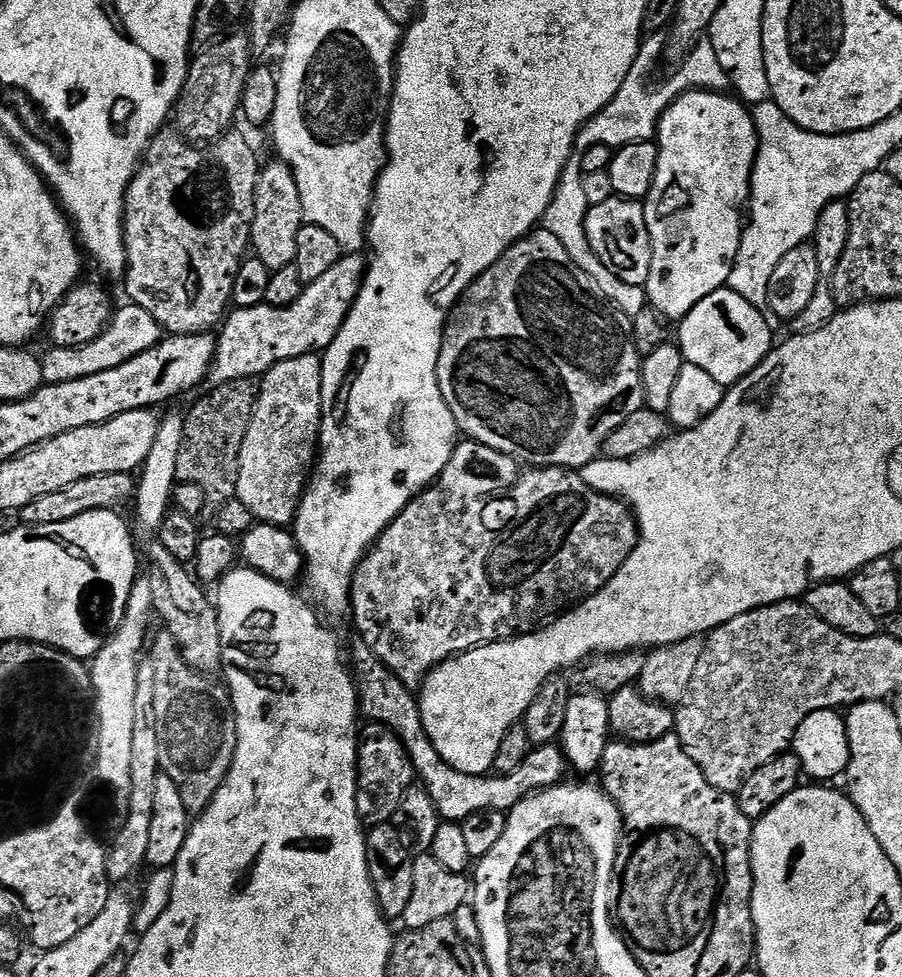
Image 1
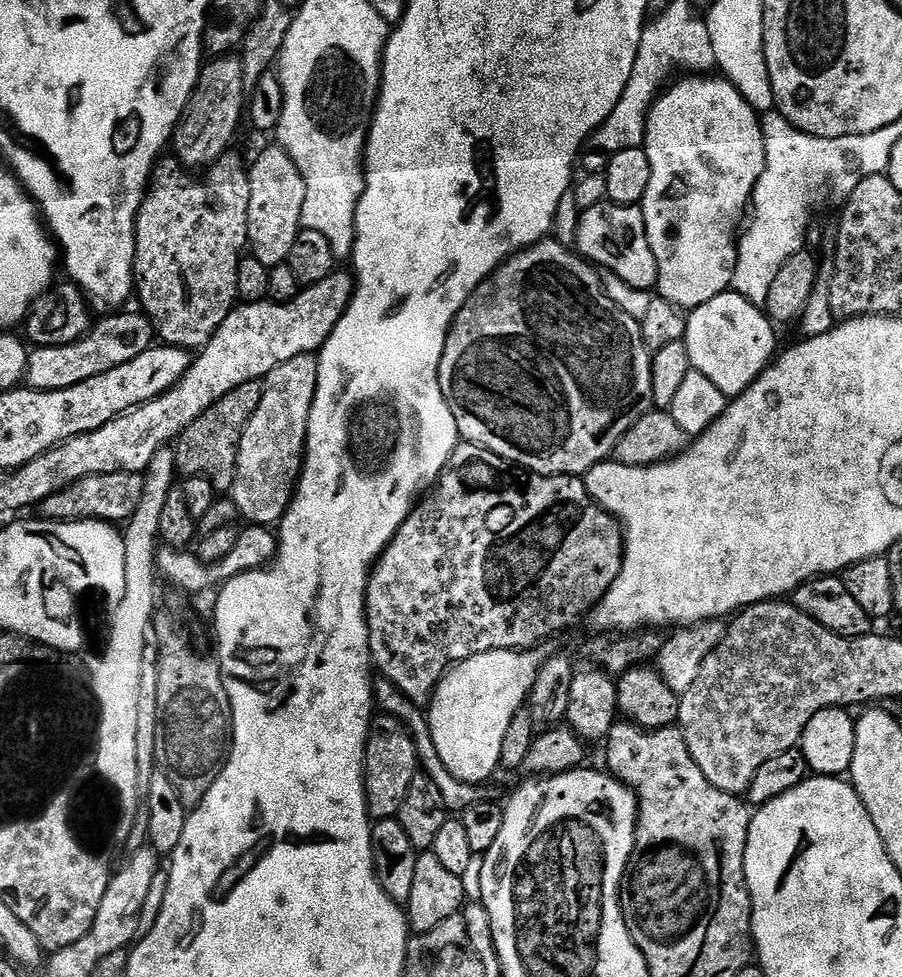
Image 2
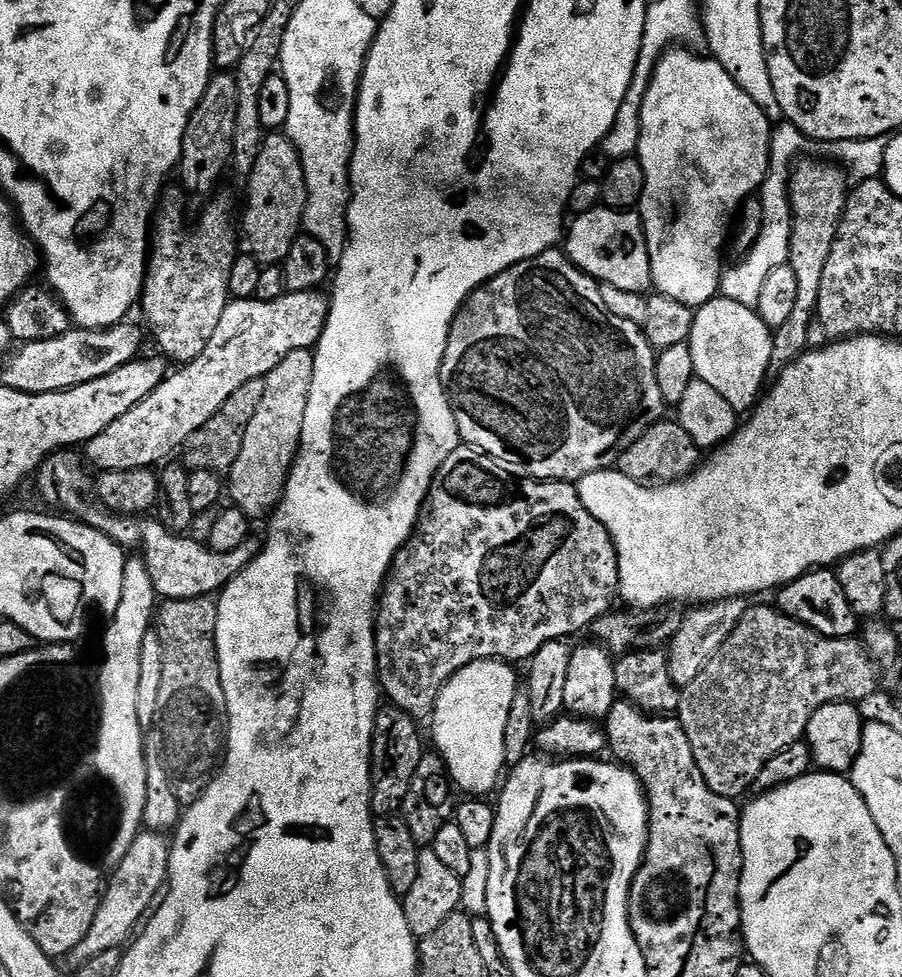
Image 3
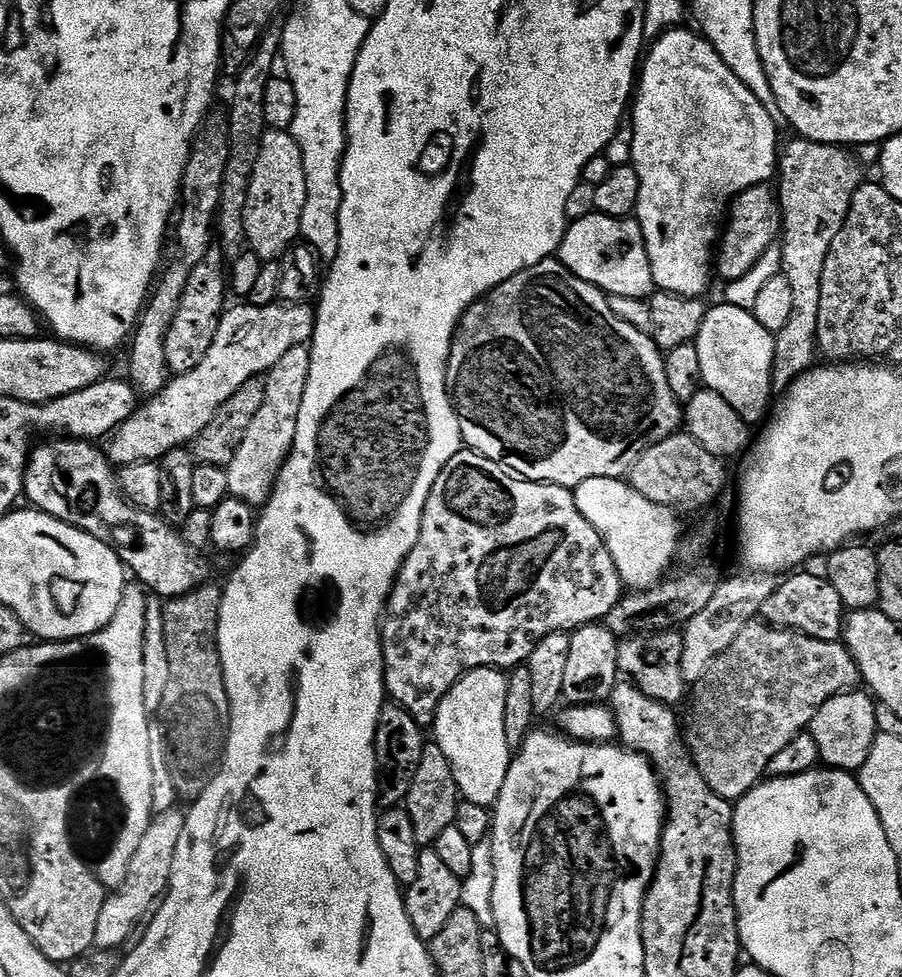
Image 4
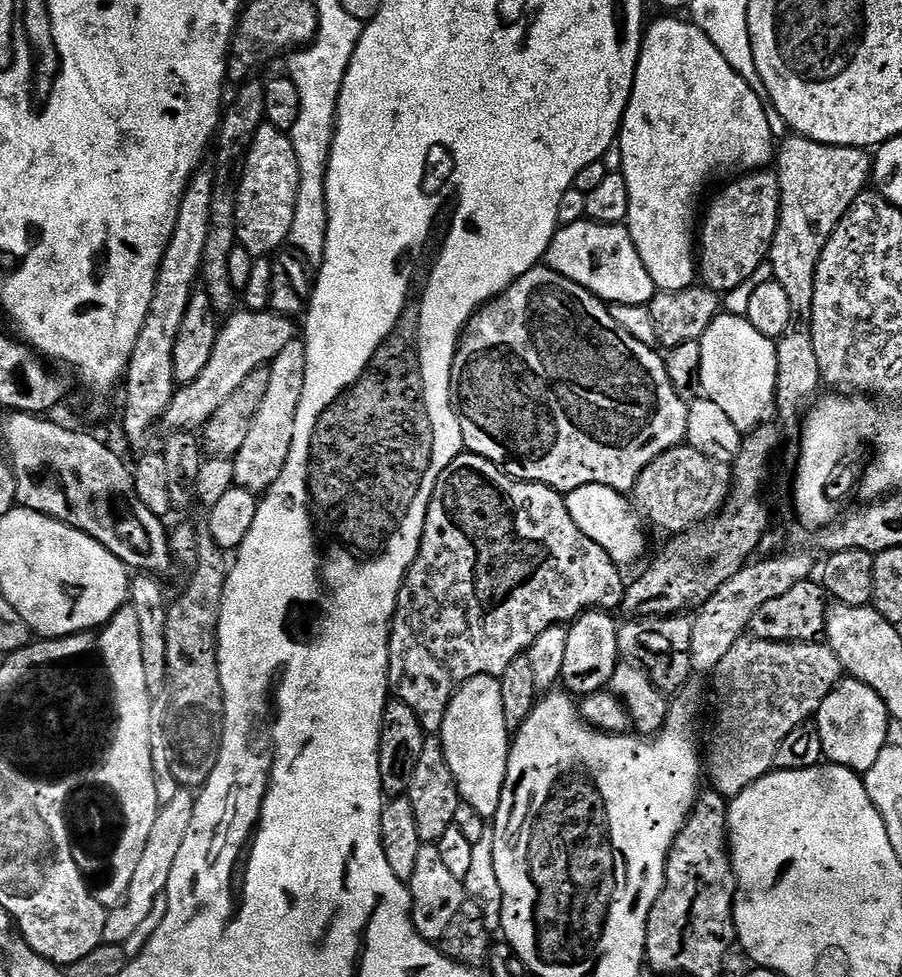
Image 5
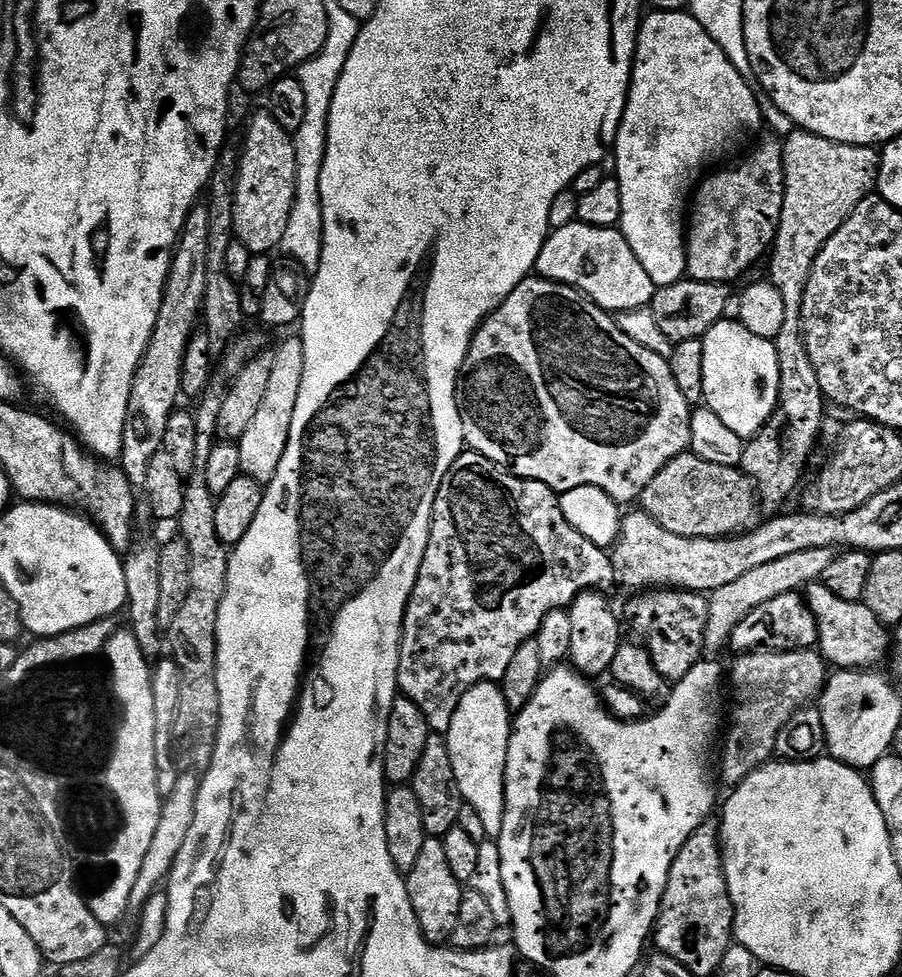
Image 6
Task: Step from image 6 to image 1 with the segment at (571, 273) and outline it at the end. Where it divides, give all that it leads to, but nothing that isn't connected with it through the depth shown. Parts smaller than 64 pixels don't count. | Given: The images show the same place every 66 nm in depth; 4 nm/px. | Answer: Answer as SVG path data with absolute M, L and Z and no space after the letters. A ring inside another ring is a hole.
M613 198L602 202L602 206L589 207L586 238L590 240L590 246L594 246L594 254L602 258L602 266L606 266L610 274L618 274L618 278L622 278L622 282L630 286L647 285L650 278L652 247L641 201Z

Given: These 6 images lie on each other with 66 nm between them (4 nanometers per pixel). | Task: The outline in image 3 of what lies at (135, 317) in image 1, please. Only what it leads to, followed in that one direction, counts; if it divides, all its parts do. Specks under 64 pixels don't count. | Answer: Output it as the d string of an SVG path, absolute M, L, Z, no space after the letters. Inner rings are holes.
M132 323L116 324L112 328L86 329L76 326L58 338L25 343L7 357L3 387L30 394L46 394L94 382L94 378L102 378L141 355L140 347L144 344L146 332L143 327L140 329Z

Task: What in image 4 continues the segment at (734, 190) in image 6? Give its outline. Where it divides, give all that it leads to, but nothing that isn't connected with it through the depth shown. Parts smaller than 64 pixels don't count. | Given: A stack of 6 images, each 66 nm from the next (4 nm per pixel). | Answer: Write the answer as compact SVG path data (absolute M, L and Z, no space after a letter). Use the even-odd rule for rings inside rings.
M759 184L738 194L726 213L726 223L714 252L715 275L719 279L721 276L728 282L735 282L750 274L750 270L754 270L758 263L758 258L762 258L762 254L766 254L766 250L777 243L781 232L780 197L775 187Z

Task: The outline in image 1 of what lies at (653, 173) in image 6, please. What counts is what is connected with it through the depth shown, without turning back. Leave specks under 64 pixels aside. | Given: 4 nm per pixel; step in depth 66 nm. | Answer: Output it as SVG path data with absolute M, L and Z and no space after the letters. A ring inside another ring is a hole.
M697 90L680 96L670 107L660 115L660 125L656 131L654 141L658 150L658 170L654 174L654 182L650 186L650 194L644 197L642 203L646 214L646 226L650 230L650 246L652 257L650 258L650 278L646 285L648 303L657 308L660 313L670 322L683 320L702 298L714 294L720 288L725 287L732 273L734 262L738 258L738 246L740 245L740 234L742 231L742 216L740 220L740 207L745 207L749 199L749 184L751 182L752 165L756 160L756 152L759 150L759 138L755 130L755 123L752 121L752 113L735 95L724 92L705 92Z

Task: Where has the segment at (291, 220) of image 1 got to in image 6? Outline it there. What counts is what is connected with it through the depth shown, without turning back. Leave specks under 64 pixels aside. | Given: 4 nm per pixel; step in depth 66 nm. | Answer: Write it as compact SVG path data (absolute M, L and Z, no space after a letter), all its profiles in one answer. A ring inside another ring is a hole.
M263 110L248 124L244 132L244 149L238 152L238 167L234 185L234 233L235 239L245 244L254 254L272 254L279 249L282 234L286 234L286 222L290 222L290 210L296 197L296 159L292 136Z

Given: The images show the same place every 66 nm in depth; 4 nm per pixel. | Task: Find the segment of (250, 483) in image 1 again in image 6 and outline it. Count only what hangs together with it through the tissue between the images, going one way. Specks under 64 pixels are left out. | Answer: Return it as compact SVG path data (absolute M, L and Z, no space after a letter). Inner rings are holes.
M299 335L284 340L274 348L274 370L270 370L270 382L257 416L250 422L246 434L238 441L241 454L240 470L243 475L267 485L286 454L286 442L290 438L290 422L294 418L294 406L298 406L298 394L302 390L302 374L306 370L306 350Z

